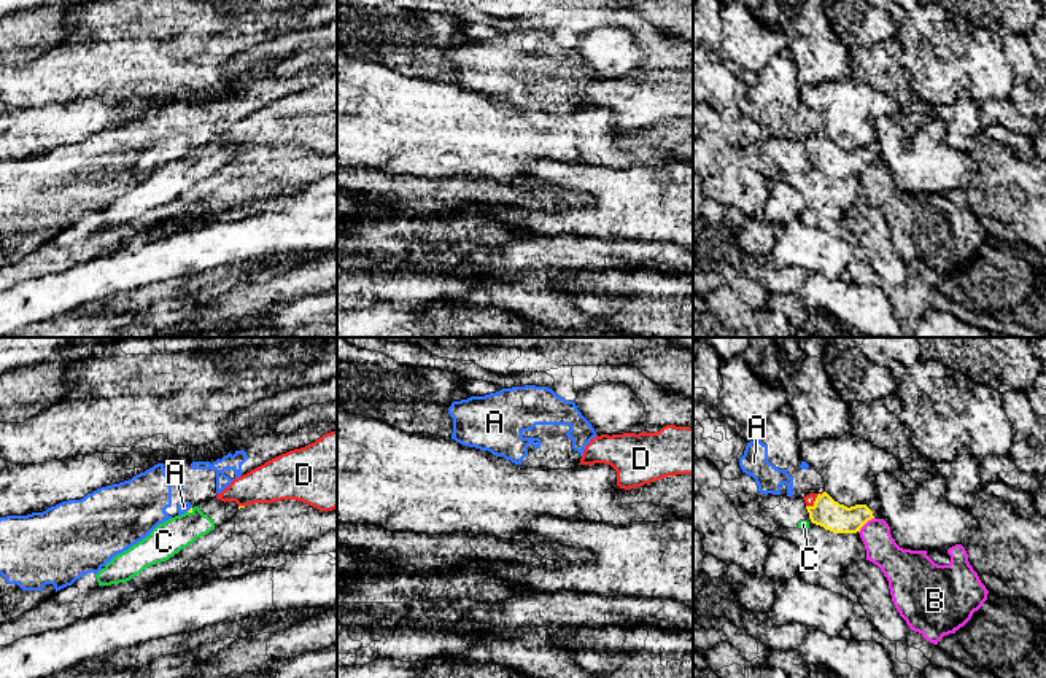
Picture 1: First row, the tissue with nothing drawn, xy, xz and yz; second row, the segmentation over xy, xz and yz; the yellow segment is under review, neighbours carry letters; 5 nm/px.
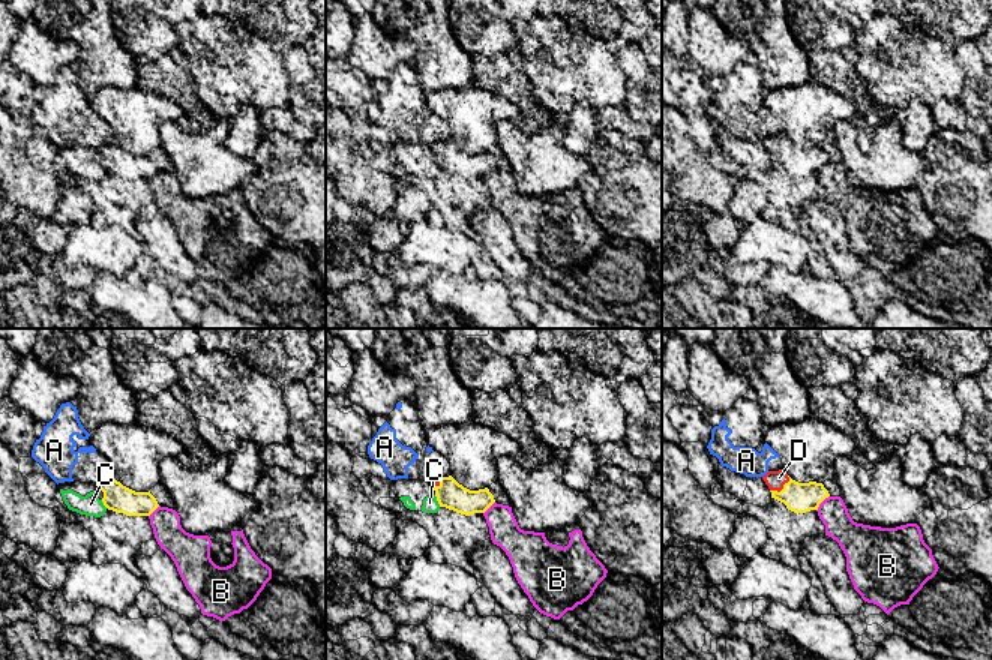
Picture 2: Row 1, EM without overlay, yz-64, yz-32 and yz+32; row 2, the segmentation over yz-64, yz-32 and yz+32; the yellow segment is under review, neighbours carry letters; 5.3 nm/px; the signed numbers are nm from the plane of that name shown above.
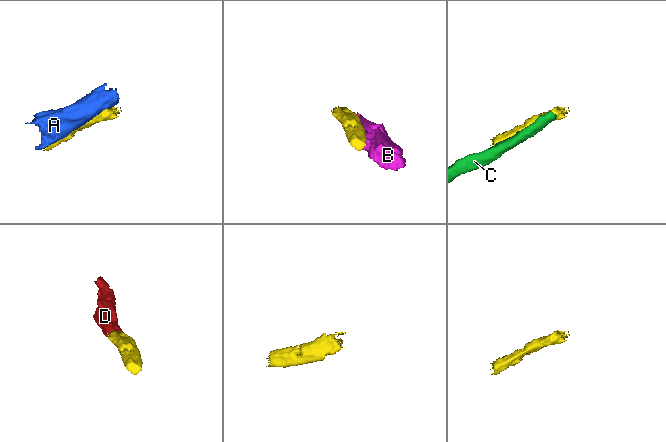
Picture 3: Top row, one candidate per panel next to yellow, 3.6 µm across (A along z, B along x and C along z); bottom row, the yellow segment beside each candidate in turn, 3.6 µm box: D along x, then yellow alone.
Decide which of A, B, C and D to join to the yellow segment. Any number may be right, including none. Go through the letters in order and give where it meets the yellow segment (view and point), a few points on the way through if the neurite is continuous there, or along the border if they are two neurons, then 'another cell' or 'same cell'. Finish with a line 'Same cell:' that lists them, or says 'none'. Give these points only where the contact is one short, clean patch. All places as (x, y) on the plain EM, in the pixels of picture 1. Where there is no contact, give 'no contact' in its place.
A: xy (189, 153) | another cell
B: yz (865, 166) | another cell
C: xy (189, 155) | another cell
D: yz (816, 144) | across yz (827, 156), (816, 144), (809, 142) | same cell
Same cell: D

